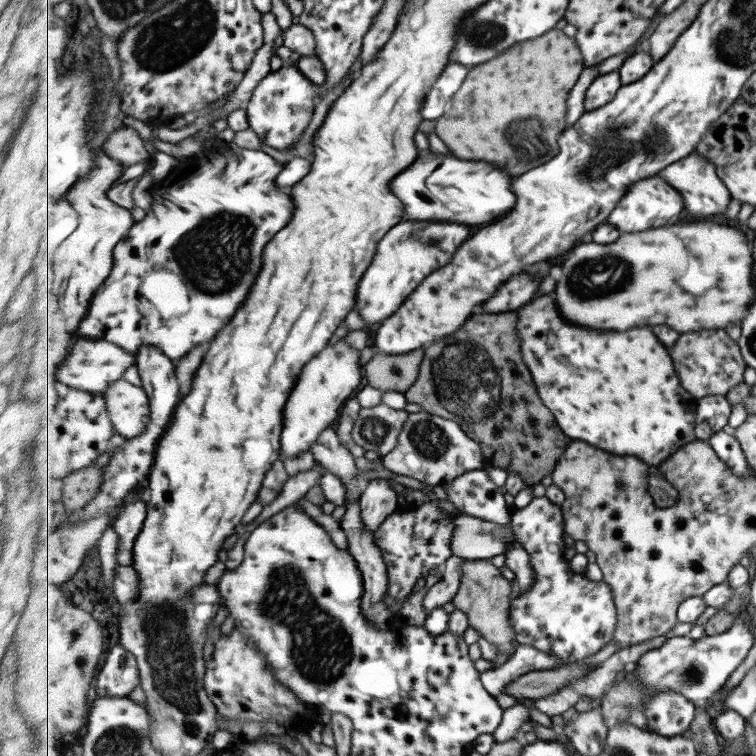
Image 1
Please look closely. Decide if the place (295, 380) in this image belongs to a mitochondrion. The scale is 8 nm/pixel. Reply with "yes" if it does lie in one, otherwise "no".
no

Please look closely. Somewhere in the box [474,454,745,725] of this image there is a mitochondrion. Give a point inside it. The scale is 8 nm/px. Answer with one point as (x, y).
(693, 673)

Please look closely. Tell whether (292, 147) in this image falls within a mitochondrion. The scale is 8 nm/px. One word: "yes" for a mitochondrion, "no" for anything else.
no

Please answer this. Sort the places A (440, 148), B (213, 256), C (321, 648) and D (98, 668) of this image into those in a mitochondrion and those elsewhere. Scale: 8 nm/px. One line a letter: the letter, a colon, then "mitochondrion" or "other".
A: other
B: mitochondrion
C: mitochondrion
D: other

